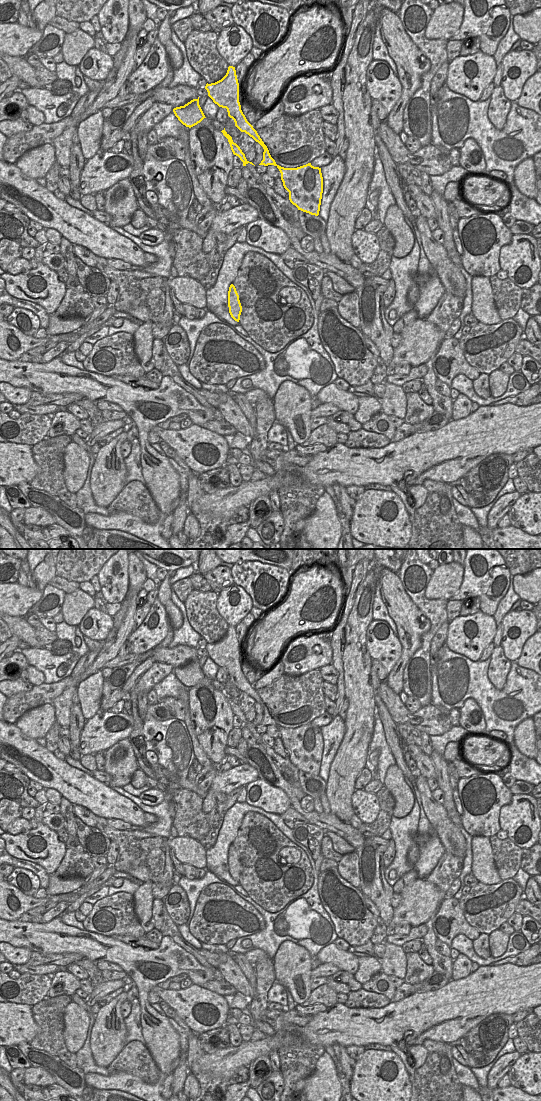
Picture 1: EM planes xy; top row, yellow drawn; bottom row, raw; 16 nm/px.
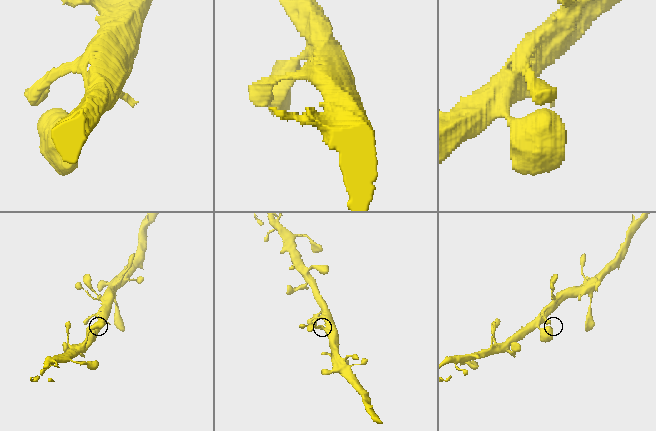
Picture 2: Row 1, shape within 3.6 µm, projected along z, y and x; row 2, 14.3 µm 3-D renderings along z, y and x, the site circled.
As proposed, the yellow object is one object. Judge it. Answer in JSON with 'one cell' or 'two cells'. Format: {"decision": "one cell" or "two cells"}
{"decision": "one cell"}

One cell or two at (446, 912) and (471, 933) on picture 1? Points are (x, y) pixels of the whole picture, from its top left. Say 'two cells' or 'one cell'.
one cell

